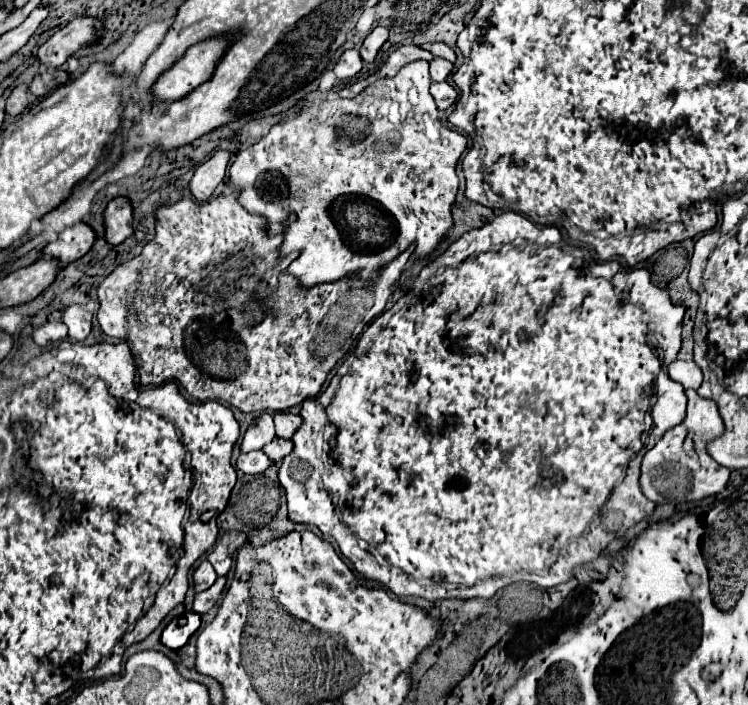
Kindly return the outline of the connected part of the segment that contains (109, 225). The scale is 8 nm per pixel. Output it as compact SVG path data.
M114 198L104 210L104 240L118 246L132 234L132 206L126 198Z

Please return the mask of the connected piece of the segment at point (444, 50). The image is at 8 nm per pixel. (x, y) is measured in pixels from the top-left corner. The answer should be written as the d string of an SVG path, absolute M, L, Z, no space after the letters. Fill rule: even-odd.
M442 42L422 44L422 48L424 48L424 50L428 50L428 52L432 52L432 54L434 54L434 56L438 56L438 58L446 58L448 62L456 62L456 54L454 54L454 50L452 50L450 46L442 44Z

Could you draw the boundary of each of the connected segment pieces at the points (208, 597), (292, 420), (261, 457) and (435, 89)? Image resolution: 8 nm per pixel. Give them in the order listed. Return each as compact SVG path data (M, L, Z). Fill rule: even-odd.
M222 576L222 578L218 578L216 582L214 582L214 586L210 586L206 592L200 592L200 594L196 594L196 598L194 598L194 604L192 604L192 610L196 612L196 614L206 614L214 604L216 604L216 600L218 600L218 596L222 594L222 588L224 588L224 582L226 582L226 578Z
M276 412L274 414L274 424L276 424L276 436L280 438L290 438L296 428L300 426L302 418L298 414L290 414L290 412Z
M254 450L254 452L246 452L240 454L236 460L236 468L242 470L244 474L260 474L270 466L270 460L266 458L266 454L262 450Z
M436 82L430 86L430 94L438 106L438 110L448 110L456 98L458 98L458 92L454 86L450 86L448 82Z

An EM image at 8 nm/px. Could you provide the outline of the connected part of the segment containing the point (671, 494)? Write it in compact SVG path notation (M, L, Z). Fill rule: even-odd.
M686 390L688 408L686 418L670 428L660 442L644 454L642 468L640 468L640 490L646 498L656 504L664 502L690 502L712 496L726 488L730 470L720 466L708 452L706 442L720 436L724 430L722 418L718 414L716 402L700 398L696 390Z

